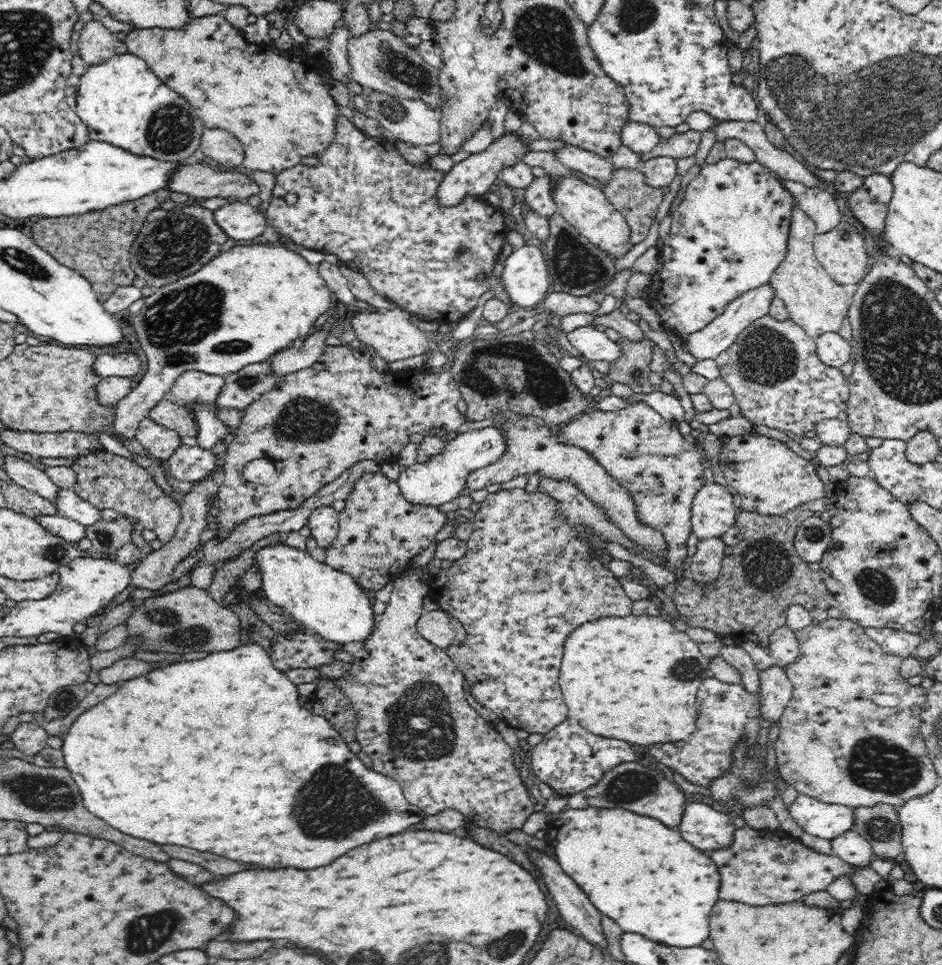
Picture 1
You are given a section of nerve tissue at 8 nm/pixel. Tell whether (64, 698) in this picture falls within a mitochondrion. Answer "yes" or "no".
yes

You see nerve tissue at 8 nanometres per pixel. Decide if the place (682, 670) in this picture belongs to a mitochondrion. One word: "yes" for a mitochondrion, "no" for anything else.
yes

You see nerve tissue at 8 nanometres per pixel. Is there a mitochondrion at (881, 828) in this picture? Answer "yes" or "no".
yes

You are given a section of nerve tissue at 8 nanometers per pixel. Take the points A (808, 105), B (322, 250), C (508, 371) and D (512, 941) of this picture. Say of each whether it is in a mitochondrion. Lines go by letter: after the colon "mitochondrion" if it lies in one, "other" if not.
A: mitochondrion
B: other
C: mitochondrion
D: mitochondrion

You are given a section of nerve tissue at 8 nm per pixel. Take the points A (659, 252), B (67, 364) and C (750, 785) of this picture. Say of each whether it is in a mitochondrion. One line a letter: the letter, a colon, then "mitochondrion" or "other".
A: other
B: mitochondrion
C: mitochondrion

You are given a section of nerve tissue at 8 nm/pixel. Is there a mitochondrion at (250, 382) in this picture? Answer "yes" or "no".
yes

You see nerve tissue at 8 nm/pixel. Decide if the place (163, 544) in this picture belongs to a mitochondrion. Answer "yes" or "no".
no

